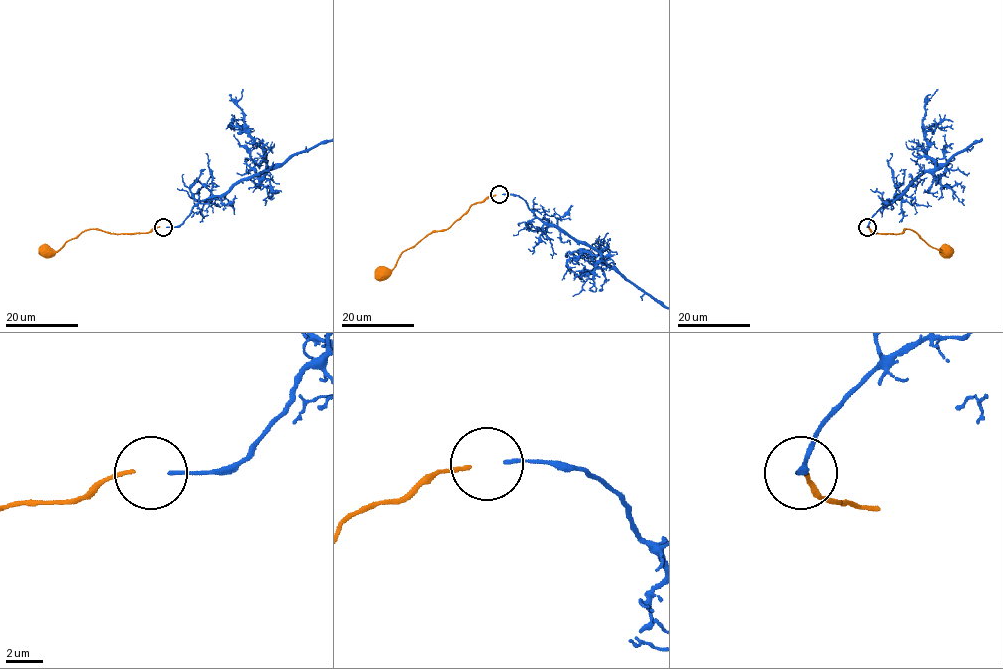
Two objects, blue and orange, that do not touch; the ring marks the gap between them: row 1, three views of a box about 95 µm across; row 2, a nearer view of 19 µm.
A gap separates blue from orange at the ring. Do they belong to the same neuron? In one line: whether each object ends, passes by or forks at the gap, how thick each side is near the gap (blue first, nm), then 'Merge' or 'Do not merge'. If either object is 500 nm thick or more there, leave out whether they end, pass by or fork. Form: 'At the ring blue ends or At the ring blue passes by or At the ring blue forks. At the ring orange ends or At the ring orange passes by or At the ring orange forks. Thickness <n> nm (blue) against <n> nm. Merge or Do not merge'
At the ring blue ends. At the ring orange ends. Thickness 240 nm (blue) against 200 nm. Merge

